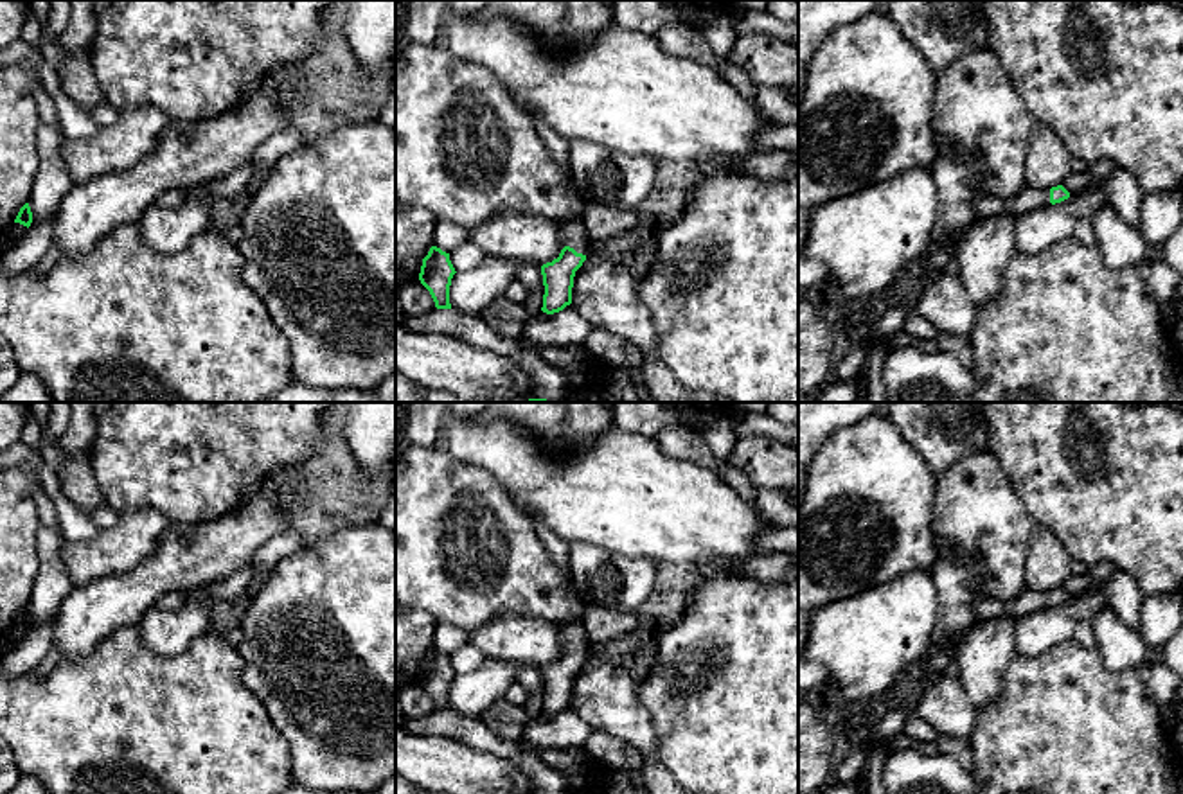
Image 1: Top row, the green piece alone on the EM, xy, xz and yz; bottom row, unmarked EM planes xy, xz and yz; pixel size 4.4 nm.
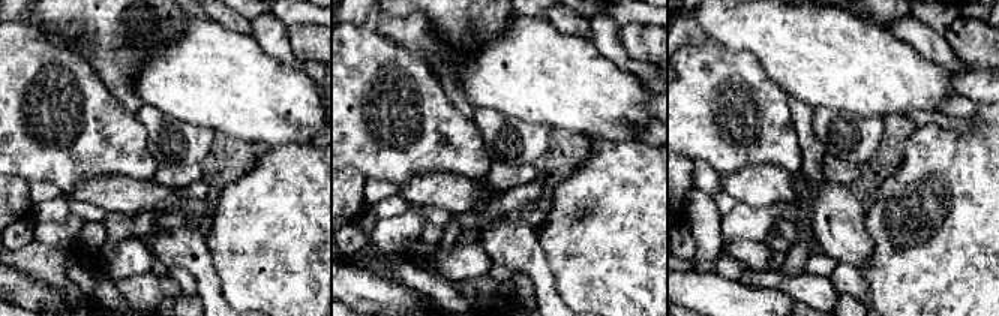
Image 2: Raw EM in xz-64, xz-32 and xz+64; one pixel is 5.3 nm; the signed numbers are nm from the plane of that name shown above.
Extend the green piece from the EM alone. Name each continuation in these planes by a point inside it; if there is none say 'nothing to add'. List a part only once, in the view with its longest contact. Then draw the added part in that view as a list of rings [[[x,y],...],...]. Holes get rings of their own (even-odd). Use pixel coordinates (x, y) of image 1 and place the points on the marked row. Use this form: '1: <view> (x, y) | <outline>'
1: xz (574, 234) | [[[572,217],[557,223],[563,234],[563,248],[570,246],[577,253],[588,255],[590,237],[581,223],[581,219]]]

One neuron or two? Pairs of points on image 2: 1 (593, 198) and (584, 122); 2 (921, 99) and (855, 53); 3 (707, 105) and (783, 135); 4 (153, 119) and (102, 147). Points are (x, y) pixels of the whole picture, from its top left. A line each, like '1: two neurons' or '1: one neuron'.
1: two neurons
2: one neuron
3: one neuron
4: two neurons

